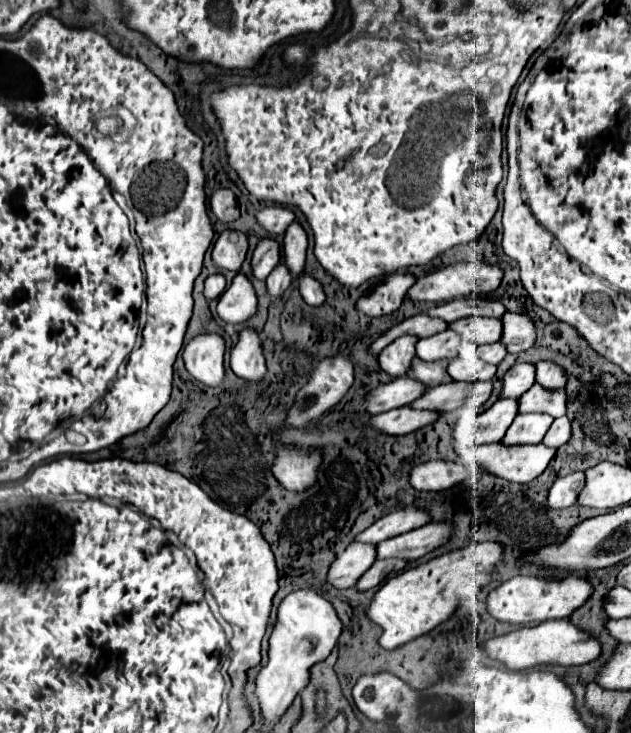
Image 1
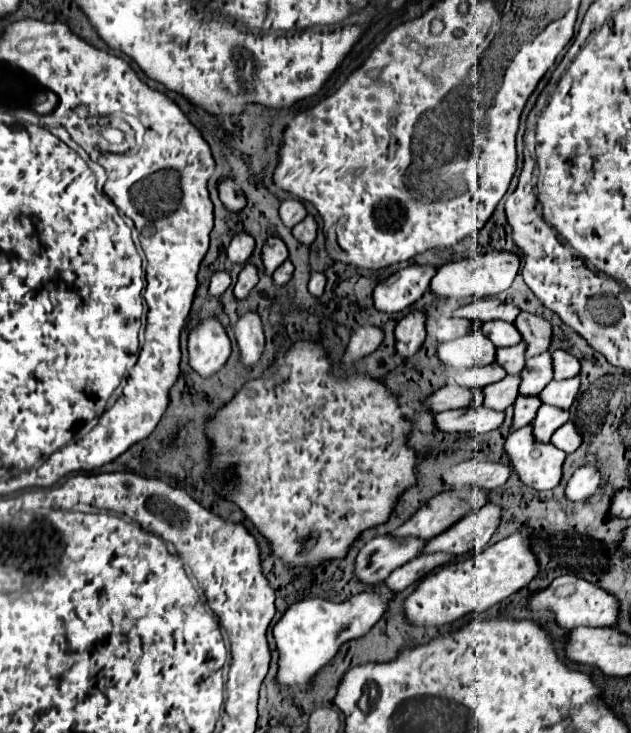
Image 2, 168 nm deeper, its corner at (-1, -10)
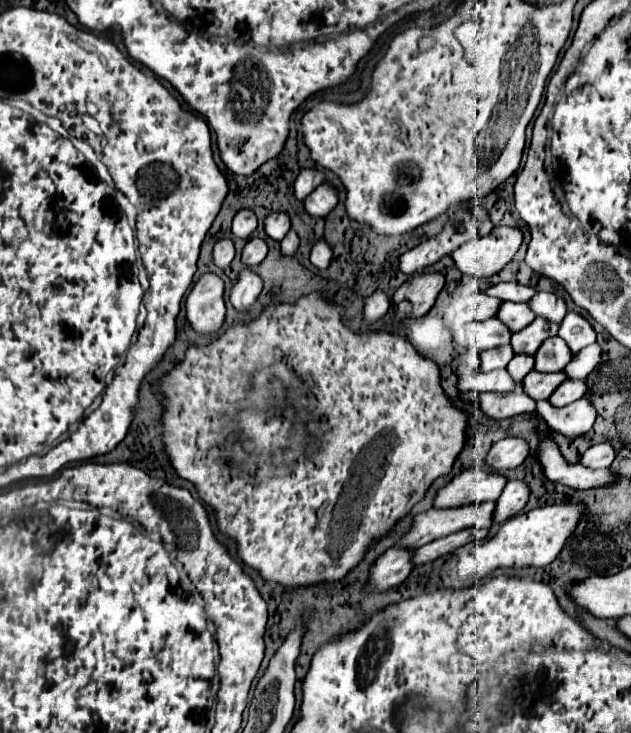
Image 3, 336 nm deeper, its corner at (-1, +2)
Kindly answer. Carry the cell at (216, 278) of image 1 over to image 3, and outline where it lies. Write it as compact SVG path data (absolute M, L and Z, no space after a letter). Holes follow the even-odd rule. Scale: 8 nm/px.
M218 240L216 246L214 246L214 264L218 268L226 270L232 260L234 260L234 244L232 244L232 240Z

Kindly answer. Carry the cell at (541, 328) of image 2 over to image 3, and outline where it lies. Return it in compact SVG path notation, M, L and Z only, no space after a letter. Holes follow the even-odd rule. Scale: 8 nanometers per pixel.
M548 292L534 294L526 304L530 306L530 310L536 316L546 318L548 322L554 322L554 324L560 324L562 318L566 316L566 302L554 294L548 294Z

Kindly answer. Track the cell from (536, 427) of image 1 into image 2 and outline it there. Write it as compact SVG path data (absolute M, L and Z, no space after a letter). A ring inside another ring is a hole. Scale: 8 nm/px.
M542 404L532 426L534 426L534 436L546 444L550 442L550 436L556 432L558 426L566 424L568 422L568 410L562 410L562 408L554 408L550 404Z

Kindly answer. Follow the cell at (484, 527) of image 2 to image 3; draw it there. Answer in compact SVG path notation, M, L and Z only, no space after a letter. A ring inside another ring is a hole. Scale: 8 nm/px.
M510 480L504 486L500 498L496 500L496 510L492 514L492 524L502 524L508 518L516 516L524 508L524 504L528 502L528 494L530 494L530 490L522 480Z

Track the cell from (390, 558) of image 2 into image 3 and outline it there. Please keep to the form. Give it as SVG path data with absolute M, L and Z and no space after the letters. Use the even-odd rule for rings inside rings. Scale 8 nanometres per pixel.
M494 502L466 506L466 508L450 508L450 510L432 508L428 512L414 516L410 530L394 546L416 550L422 544L428 544L430 540L448 536L462 528L470 528L470 526L490 528L492 512L494 512Z

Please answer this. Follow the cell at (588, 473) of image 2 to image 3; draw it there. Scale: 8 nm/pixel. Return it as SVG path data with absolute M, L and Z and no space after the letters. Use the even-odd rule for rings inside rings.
M594 444L584 452L580 462L586 468L598 470L598 468L608 468L612 464L612 460L614 460L614 450L610 444Z

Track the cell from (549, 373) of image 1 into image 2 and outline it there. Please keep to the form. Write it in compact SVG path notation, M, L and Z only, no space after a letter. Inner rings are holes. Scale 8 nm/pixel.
M556 350L554 352L554 378L556 380L564 380L564 378L572 378L576 374L580 374L578 358L572 356L570 352Z

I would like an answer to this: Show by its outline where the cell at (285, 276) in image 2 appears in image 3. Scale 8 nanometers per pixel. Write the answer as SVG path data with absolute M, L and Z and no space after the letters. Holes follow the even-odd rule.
M290 230L286 234L286 238L280 242L280 246L282 246L282 256L294 256L294 252L298 248L298 236Z

